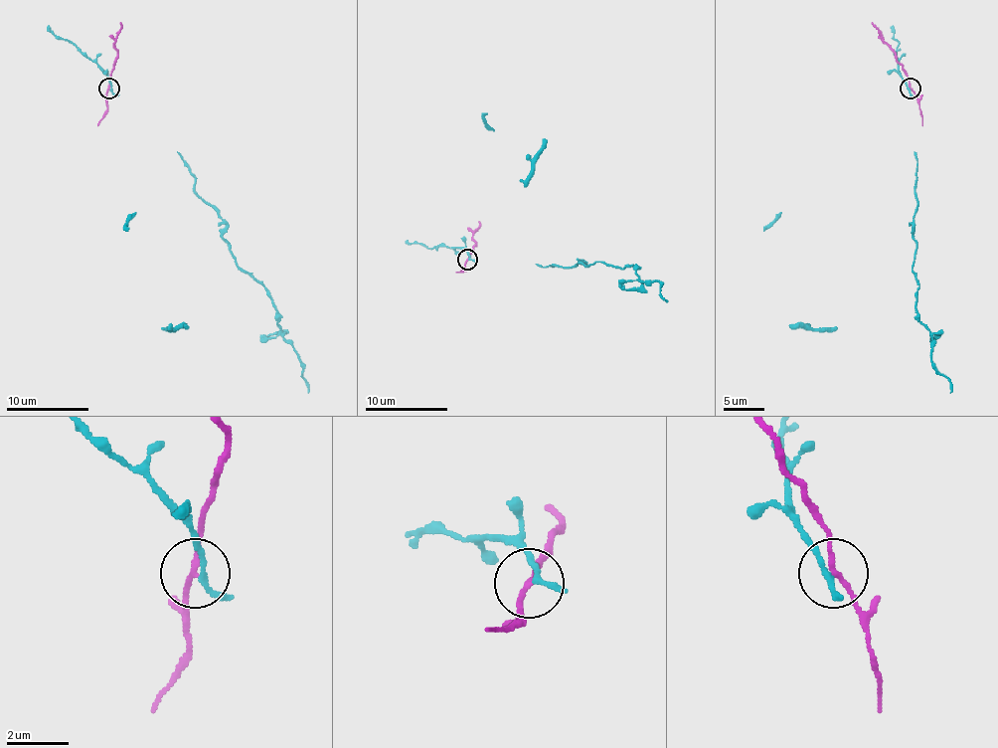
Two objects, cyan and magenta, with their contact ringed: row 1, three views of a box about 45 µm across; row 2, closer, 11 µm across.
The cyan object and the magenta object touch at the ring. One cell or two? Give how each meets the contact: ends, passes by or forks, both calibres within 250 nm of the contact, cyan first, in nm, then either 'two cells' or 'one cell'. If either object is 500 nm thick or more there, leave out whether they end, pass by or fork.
cyan passes by; magenta passes by; 170 nm thick on the cyan side, 160 nm on the other; two cells

